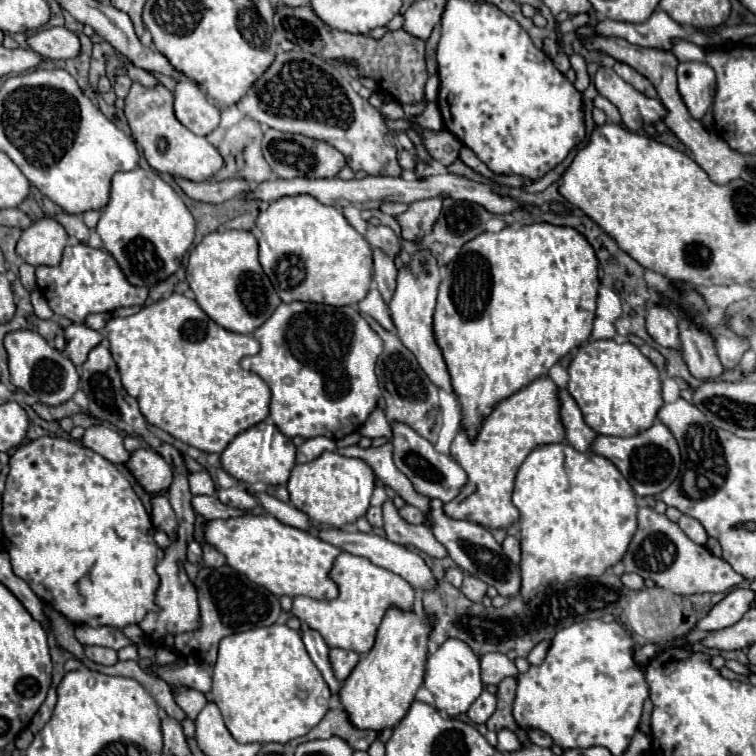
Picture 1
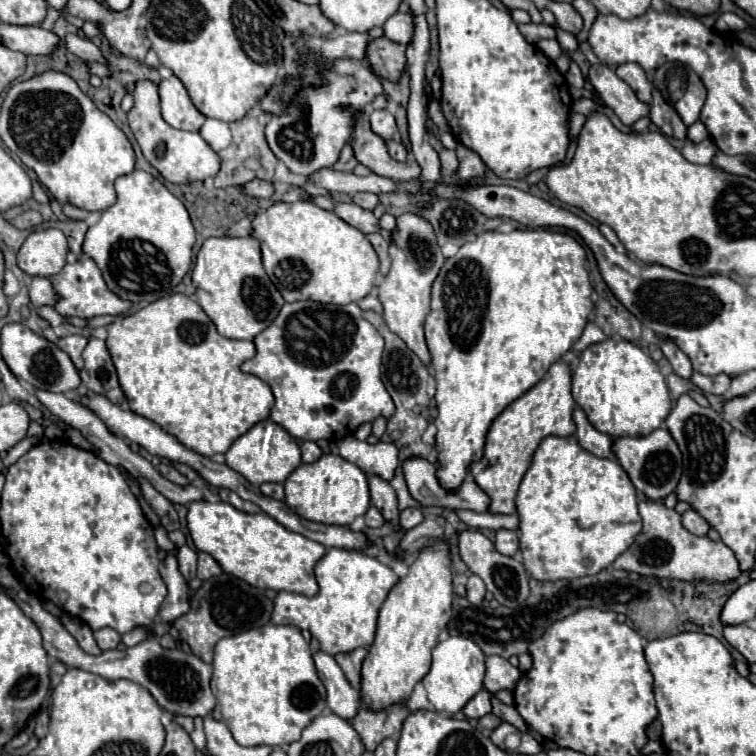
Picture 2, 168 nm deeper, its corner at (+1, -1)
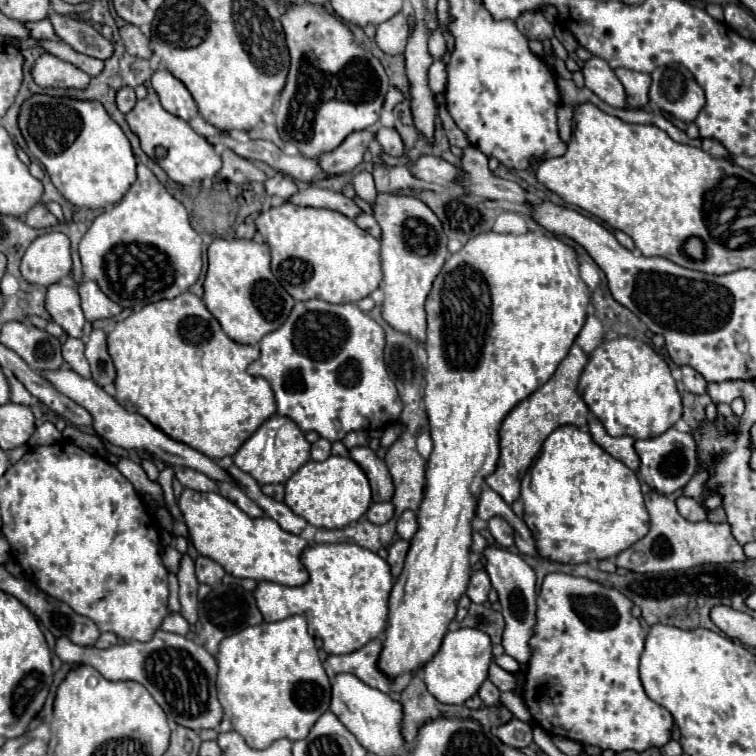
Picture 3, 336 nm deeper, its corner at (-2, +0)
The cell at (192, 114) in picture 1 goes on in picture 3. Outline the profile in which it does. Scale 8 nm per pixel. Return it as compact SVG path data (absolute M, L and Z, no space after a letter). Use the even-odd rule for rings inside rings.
M156 70L152 74L152 88L160 98L160 104L168 112L180 116L182 120L190 120L198 114L196 102L186 90L186 86L178 78L174 78L168 70Z

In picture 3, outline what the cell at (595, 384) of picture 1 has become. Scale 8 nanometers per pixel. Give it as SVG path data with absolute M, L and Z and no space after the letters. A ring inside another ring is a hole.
M622 336L600 344L582 370L578 390L610 436L654 438L682 416L682 398L666 360L642 340Z

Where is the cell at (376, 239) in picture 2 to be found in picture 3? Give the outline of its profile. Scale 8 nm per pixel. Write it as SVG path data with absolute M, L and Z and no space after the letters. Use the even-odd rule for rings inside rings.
M360 212L360 214L354 218L354 222L356 222L362 230L366 230L368 234L372 234L374 238L380 238L380 226L376 224L376 220L374 220L374 216L372 216L372 214Z

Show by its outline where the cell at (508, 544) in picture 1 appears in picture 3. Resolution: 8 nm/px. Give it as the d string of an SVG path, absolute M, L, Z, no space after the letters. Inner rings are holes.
M500 516L490 518L490 520L488 520L488 530L490 530L490 534L494 536L494 540L496 540L500 546L510 548L510 546L514 544L514 532L512 532L510 524L508 524L504 518L500 518Z

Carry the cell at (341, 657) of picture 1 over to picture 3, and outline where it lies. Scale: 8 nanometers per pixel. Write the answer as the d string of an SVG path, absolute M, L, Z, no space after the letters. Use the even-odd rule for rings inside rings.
M376 638L352 654L328 656L324 662L324 670L330 678L334 678L340 672L348 672L348 674L358 676L362 682L366 682L372 688L378 688L382 692L390 692L390 686L394 680L390 680L378 668L380 652L382 652L382 640Z

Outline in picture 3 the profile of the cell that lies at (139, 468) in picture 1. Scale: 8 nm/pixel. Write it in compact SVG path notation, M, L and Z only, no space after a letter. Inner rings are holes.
M178 468L176 478L180 480L180 484L184 488L192 488L192 490L200 490L200 492L218 492L218 482L208 478L202 472L196 472L190 468Z

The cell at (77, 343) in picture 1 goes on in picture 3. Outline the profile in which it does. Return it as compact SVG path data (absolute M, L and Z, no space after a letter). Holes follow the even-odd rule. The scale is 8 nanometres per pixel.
M68 338L62 344L62 356L64 356L64 360L70 364L70 368L74 372L78 372L84 378L90 378L90 366L88 366L88 360L84 356L84 342L82 340Z

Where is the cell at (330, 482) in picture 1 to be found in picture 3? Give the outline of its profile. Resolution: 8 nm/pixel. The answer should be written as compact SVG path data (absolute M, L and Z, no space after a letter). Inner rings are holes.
M330 456L324 462L306 462L296 474L286 482L284 504L298 516L306 518L316 528L344 528L350 522L356 522L372 504L370 484L366 474L360 470L352 458Z

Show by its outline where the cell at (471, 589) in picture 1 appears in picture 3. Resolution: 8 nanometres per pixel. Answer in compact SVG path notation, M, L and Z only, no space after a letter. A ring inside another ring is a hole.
M476 570L472 572L470 584L468 584L468 592L466 596L474 602L474 604L484 604L488 600L488 592L490 592L490 578L486 570Z

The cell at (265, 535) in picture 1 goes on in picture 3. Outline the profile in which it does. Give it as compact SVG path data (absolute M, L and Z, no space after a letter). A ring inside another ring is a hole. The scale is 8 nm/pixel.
M192 488L182 490L182 494L178 498L178 506L182 510L190 538L194 542L194 548L202 556L212 558L214 562L220 562L220 566L224 566L224 570L228 574L232 574L236 578L252 578L256 582L268 580L268 582L276 582L276 584L284 584L284 586L302 586L304 582L308 582L308 572L300 562L300 554L304 552L304 548L308 544L300 536L282 530L278 526L278 522L274 522L272 518L268 518L268 516L250 518L228 498L224 498L216 492L198 492L198 490L192 490Z

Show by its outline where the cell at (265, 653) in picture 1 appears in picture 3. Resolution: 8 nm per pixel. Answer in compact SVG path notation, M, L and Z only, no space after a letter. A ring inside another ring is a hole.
M304 616L248 626L220 642L218 700L232 728L250 748L264 750L274 740L306 738L320 714L330 708L330 680L318 658Z

